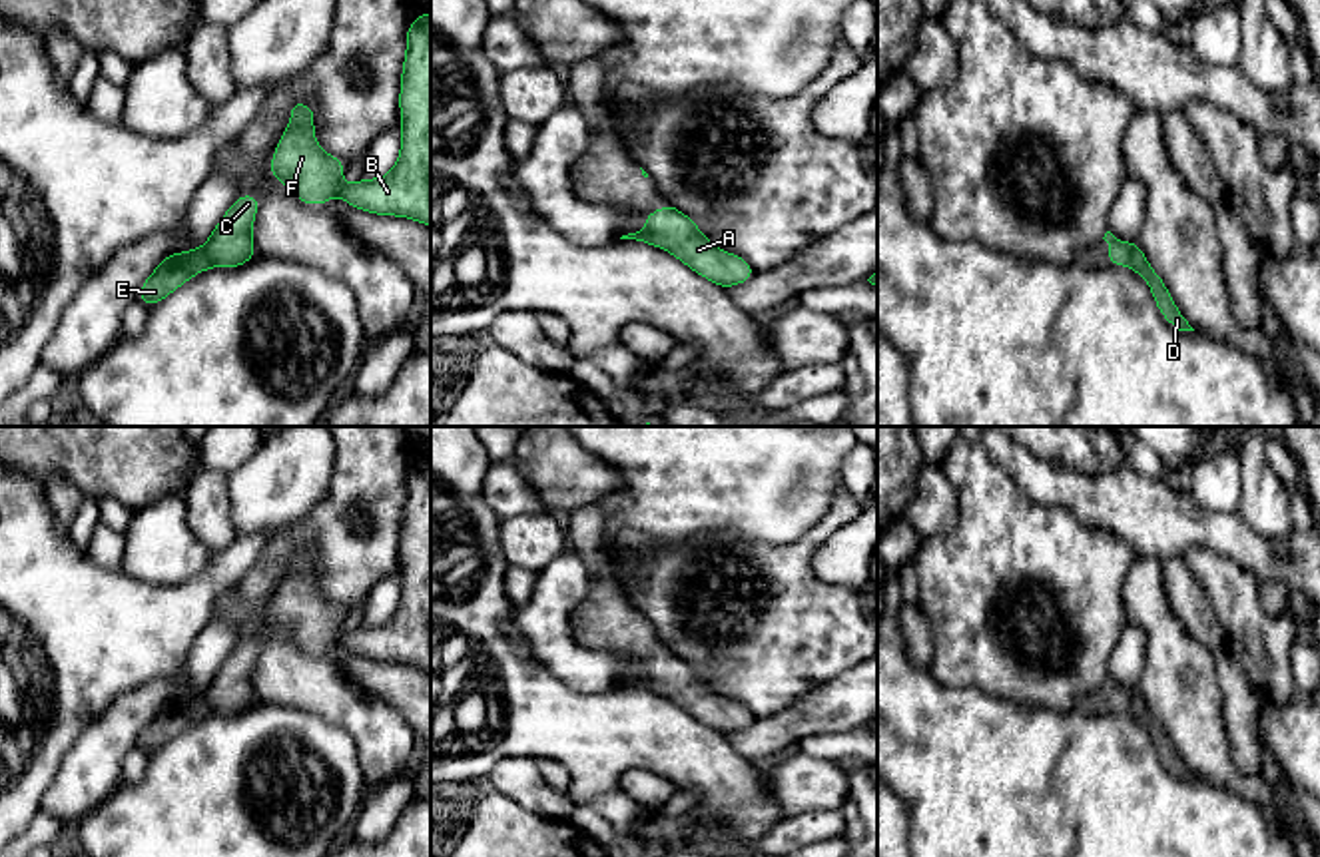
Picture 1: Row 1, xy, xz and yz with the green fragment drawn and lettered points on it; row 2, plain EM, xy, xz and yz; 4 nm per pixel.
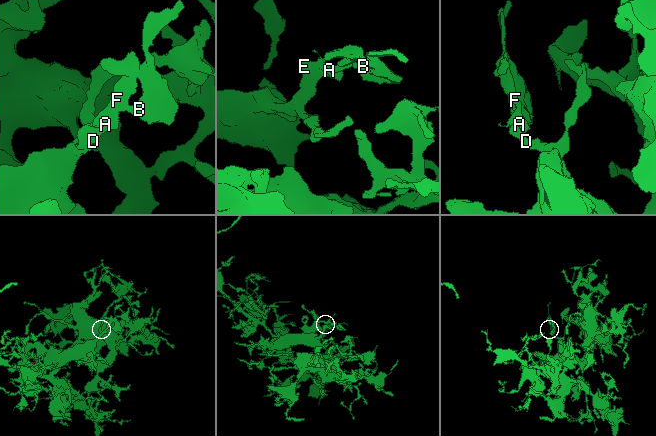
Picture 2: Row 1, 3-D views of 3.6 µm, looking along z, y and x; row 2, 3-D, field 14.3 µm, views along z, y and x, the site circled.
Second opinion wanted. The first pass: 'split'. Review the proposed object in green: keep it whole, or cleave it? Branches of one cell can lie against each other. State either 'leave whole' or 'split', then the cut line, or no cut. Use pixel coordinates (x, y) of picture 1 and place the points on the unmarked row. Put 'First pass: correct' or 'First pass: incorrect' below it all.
leave whole; no cut
First pass: incorrect

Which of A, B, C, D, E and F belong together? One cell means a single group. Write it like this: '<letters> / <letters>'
A B C D E F

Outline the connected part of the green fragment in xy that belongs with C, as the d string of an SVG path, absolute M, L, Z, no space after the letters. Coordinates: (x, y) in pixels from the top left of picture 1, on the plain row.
M239 642L201 696L171 700L156 714L156 717L144 727L138 747L154 753L181 733L189 723L209 714L245 712L253 702L257 702L251 686L257 652L257 642Z

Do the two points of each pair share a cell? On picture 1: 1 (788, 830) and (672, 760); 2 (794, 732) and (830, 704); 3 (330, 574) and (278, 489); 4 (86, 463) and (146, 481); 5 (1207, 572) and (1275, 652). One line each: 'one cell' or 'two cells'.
1: two cells
2: one cell
3: two cells
4: one cell
5: one cell

